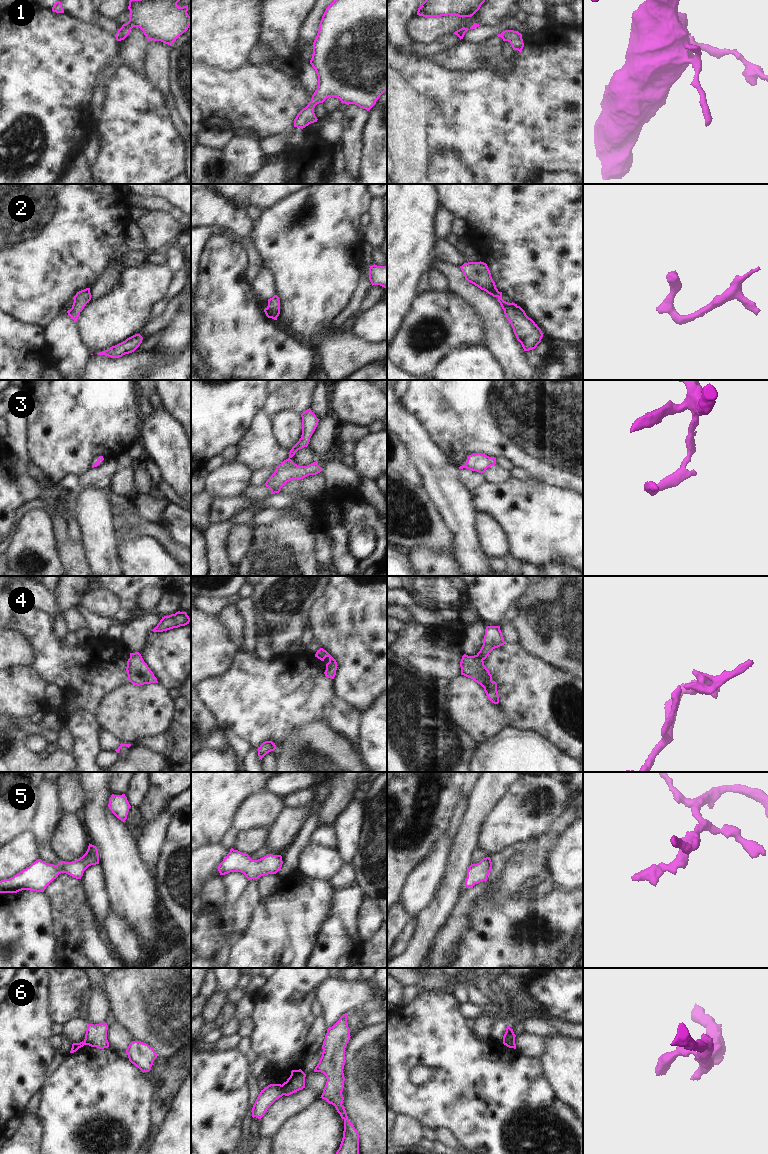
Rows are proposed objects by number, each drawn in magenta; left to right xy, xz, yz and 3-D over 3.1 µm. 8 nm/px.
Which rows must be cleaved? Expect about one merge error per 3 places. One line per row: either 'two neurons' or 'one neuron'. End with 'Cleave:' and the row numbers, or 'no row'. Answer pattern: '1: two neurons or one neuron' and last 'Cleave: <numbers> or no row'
1: one neuron
2: one neuron
3: one neuron
4: one neuron
5: one neuron
6: two neurons
Cleave: 6

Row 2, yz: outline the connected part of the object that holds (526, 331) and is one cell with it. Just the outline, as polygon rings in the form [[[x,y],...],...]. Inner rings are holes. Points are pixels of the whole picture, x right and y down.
[[[481,261],[468,262],[460,266],[460,268],[468,282],[498,298],[498,302],[524,351],[535,349],[543,337],[541,329],[526,315],[520,306],[502,299],[502,292],[499,292],[496,288],[487,264]]]

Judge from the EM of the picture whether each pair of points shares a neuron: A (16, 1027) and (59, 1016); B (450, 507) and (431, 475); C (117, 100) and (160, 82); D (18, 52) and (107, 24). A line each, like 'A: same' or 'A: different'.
A: different
B: same
C: different
D: different

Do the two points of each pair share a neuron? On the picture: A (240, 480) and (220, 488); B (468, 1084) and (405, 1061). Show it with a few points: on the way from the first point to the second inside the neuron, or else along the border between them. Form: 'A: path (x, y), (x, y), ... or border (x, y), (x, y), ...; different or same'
A: path (235, 480), (229, 480), (225, 483); same
B: path (452, 1068), (440, 1056), (421, 1056); same

